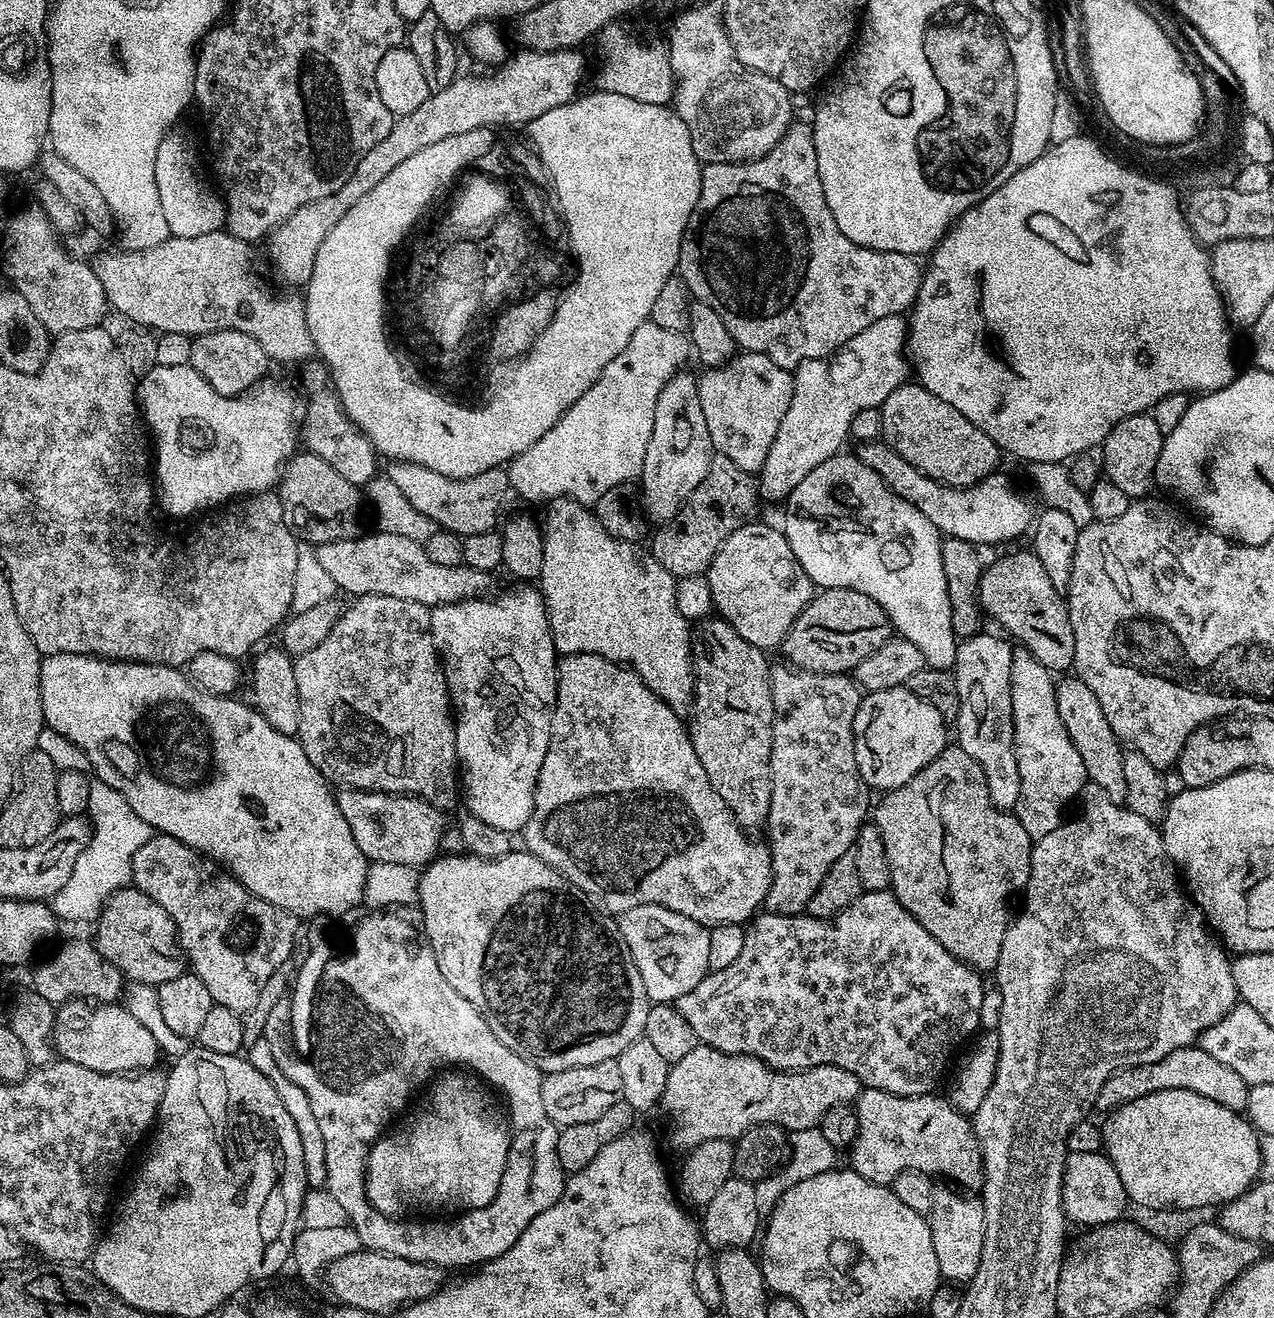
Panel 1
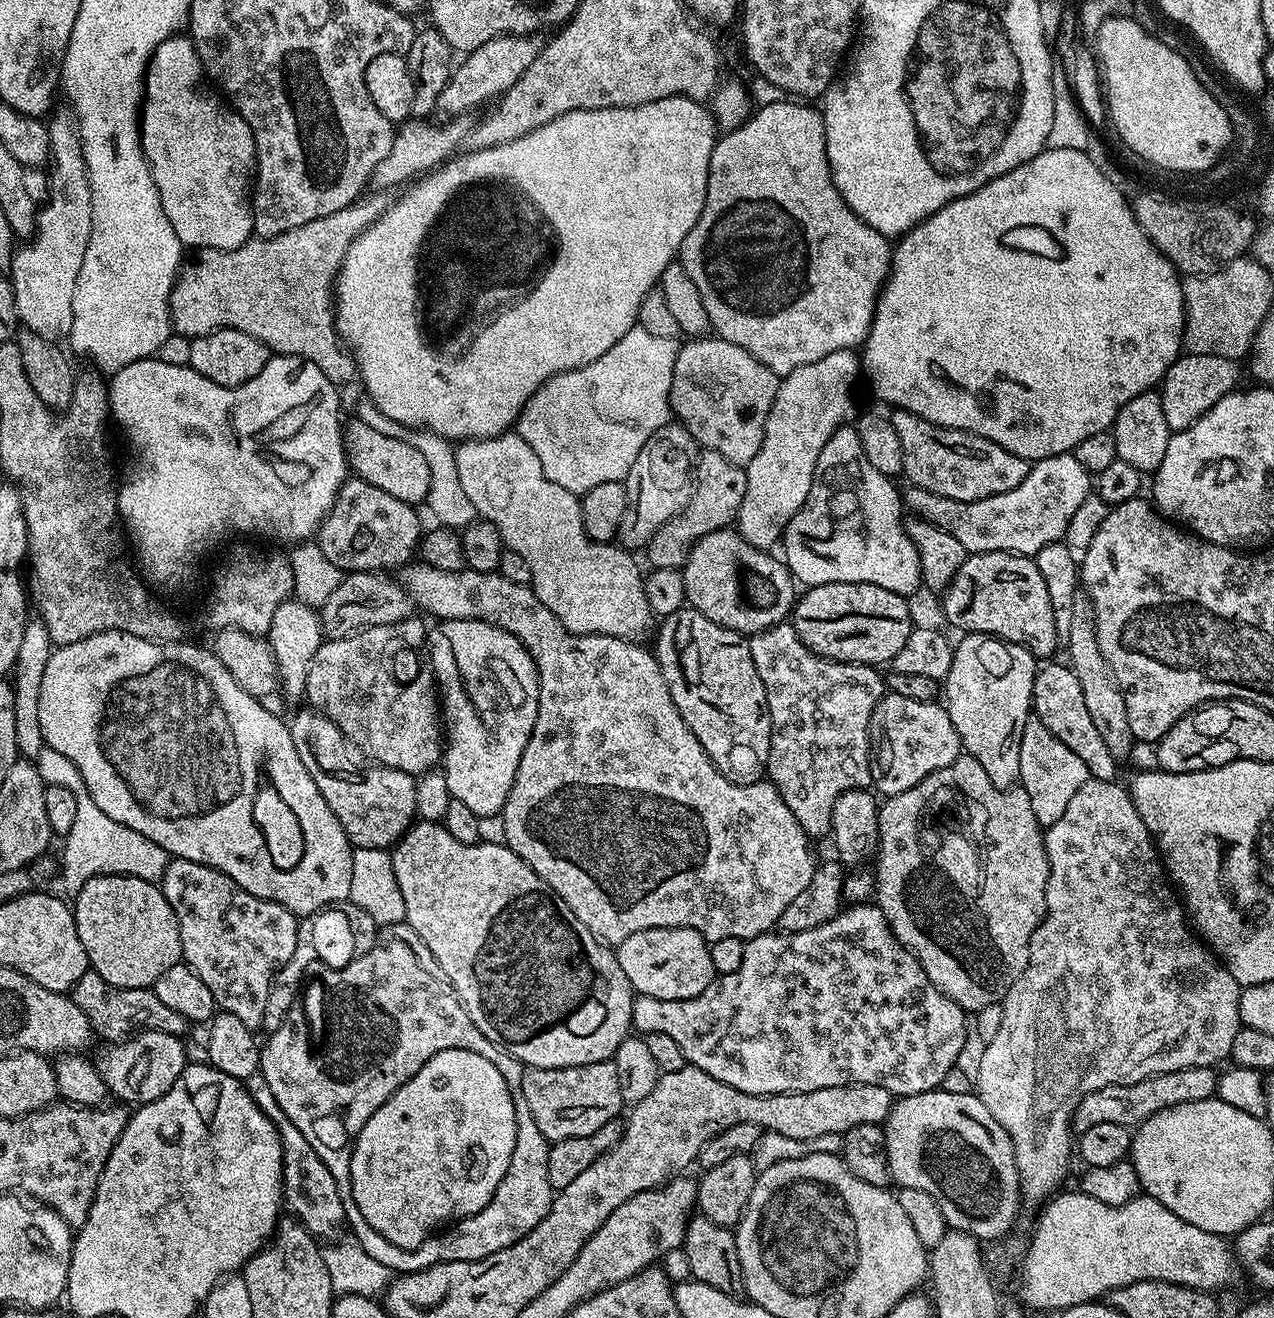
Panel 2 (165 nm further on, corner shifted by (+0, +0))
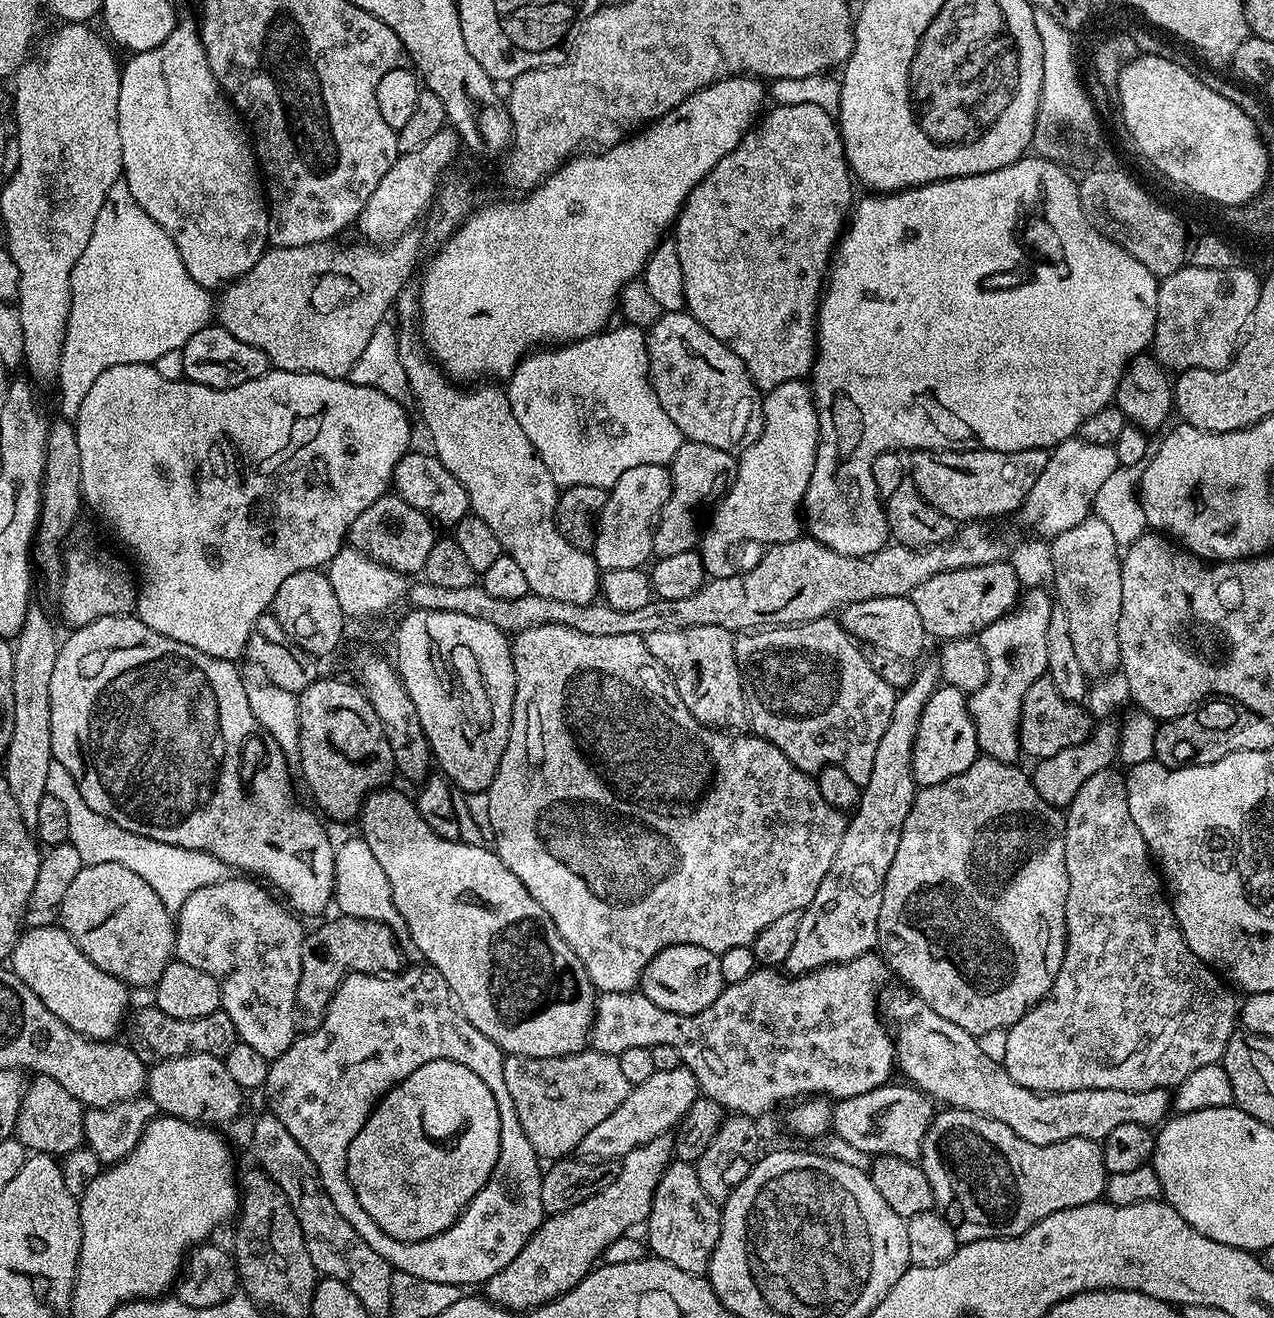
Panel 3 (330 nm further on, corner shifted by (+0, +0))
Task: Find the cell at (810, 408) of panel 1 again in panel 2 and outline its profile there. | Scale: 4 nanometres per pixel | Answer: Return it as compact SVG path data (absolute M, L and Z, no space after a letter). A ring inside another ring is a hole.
M847 348L834 350L834 354L818 358L818 362L798 366L781 379L780 389L776 391L776 401L766 422L762 446L746 466L746 498L742 498L742 506L734 521L741 538L746 542L765 550L775 549L775 544L777 547L781 543L790 518L794 518L794 514L798 514L798 510L803 508L806 494L810 494L822 446L830 442L832 435L842 427L847 421L844 419L852 412L852 391L856 388L856 379L861 379L861 376L861 357L853 349Z

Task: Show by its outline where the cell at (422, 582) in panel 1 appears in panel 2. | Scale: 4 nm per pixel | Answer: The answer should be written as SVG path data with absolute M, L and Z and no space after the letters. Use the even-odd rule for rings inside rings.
M409 562L399 569L398 582L408 591L415 605L425 608L430 615L436 616L437 621L442 620L481 620L487 624L493 624L495 628L506 630L510 634L514 634L514 638L518 638L526 646L526 650L532 656L532 661L536 667L538 674L538 718L534 722L534 730L530 734L530 742L526 742L526 750L522 754L522 762L518 762L518 774L514 778L514 786L510 790L510 794L504 803L502 813L502 821L504 820L504 836L503 843L514 850L514 854L518 854L518 858L522 858L535 872L548 883L556 895L562 898L562 902L566 902L570 906L570 910L574 910L574 914L582 921L591 932L595 932L600 937L603 943L609 946L618 946L626 938L630 938L630 934L636 934L638 930L646 928L693 928L698 934L702 934L704 939L711 942L718 938L738 938L742 941L750 941L755 936L760 936L764 932L771 932L777 927L782 918L782 910L786 910L786 906L790 906L791 900L800 893L803 888L810 882L810 878L814 878L818 867L818 860L812 857L812 848L810 845L810 837L802 830L802 826L798 822L798 818L794 818L794 814L790 810L790 806L786 806L786 802L782 798L782 794L776 788L775 784L767 779L759 780L757 784L735 784L730 782L723 776L714 766L714 762L706 754L706 750L702 746L702 742L698 742L698 738L694 738L694 734L686 726L686 722L682 718L682 714L678 714L678 706L674 706L674 698L670 698L670 690L666 686L666 678L662 678L662 670L660 663L656 661L655 655L651 651L644 649L645 645L640 642L630 640L619 640L613 636L576 636L570 630L566 630L566 626L562 626L562 622L558 622L558 618L550 610L546 610L546 606L542 606L542 602L532 591L531 587L518 582L510 582L510 578L500 575L499 571L495 572L475 572L473 568L465 567L463 572L451 572L450 570L438 570L434 566L423 562Z

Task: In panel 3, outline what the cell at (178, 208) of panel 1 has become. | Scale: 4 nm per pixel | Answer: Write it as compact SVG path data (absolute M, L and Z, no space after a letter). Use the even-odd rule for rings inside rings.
M181 19L176 25L176 29L170 34L170 38L166 38L166 42L162 42L162 46L154 46L154 50L146 50L138 52L127 57L128 61L123 61L120 69L120 89L118 90L118 135L122 137L122 173L123 183L127 184L134 202L138 202L138 206L142 206L142 210L146 210L146 214L150 214L150 218L154 218L154 222L158 222L158 226L162 226L162 230L166 230L166 234L170 234L170 238L174 242L174 246L178 246L178 254L182 254L182 266L186 266L186 274L190 274L190 278L194 278L194 282L198 282L198 286L209 290L223 289L225 284L231 284L233 280L237 280L242 274L246 274L254 266L254 262L258 262L258 258L263 256L268 243L268 202L266 199L265 189L262 187L262 173L258 167L258 161L254 151L254 141L240 115L232 106L231 100L224 95L224 91L220 89L220 83L214 78L214 74L210 70L210 62L206 58L206 50L204 43L200 41L200 34L197 25L191 24L190 21Z

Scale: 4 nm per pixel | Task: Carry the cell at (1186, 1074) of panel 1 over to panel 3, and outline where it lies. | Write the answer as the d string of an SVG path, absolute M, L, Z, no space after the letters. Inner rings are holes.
M900 990L904 992L896 992L888 1001L883 1001L882 1012L886 1017L889 1025L896 1024L896 1032L894 1028L894 1043L896 1045L896 1063L899 1071L904 1071L903 1079L911 1082L915 1087L919 1088L921 1092L927 1094L933 1101L939 1102L941 1105L949 1108L961 1108L962 1110L970 1110L977 1112L983 1116L994 1118L998 1122L1002 1122L1006 1126L1010 1126L1010 1130L1014 1130L1014 1134L1018 1134L1018 1138L1026 1138L1026 1142L1034 1142L1038 1146L1046 1146L1047 1144L1057 1144L1066 1138L1086 1138L1087 1140L1094 1140L1103 1142L1106 1134L1110 1134L1110 1130L1114 1130L1117 1126L1126 1126L1126 1122L1134 1122L1141 1124L1147 1128L1159 1126L1164 1123L1166 1117L1170 1112L1170 1092L1166 1088L1155 1088L1154 1090L1146 1090L1145 1092L1135 1092L1134 1090L1070 1090L1069 1092L1035 1092L1029 1088L1023 1088L1015 1084L1010 1078L1010 1074L1004 1069L1003 1064L995 1064L990 1062L990 1058L986 1058L986 1054L982 1054L982 1050L978 1050L978 1042L976 1037L972 1036L966 1030L962 1030L962 1026L954 1026L954 1022L946 1022L946 1018L942 1018L942 1014L934 1014L934 1010L930 1010L930 1006L926 1006L926 1002L922 1002L920 997L908 990Z

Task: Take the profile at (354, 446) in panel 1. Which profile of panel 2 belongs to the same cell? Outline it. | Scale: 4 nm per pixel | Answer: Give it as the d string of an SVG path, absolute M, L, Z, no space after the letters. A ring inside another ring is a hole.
M359 418L347 421L344 429L344 453L348 455L348 467L359 479L370 482L370 486L378 486L378 490L386 490L386 494L394 494L402 502L420 506L428 499L430 490L430 466L426 466L426 458L407 439L395 440L375 424L363 424Z

